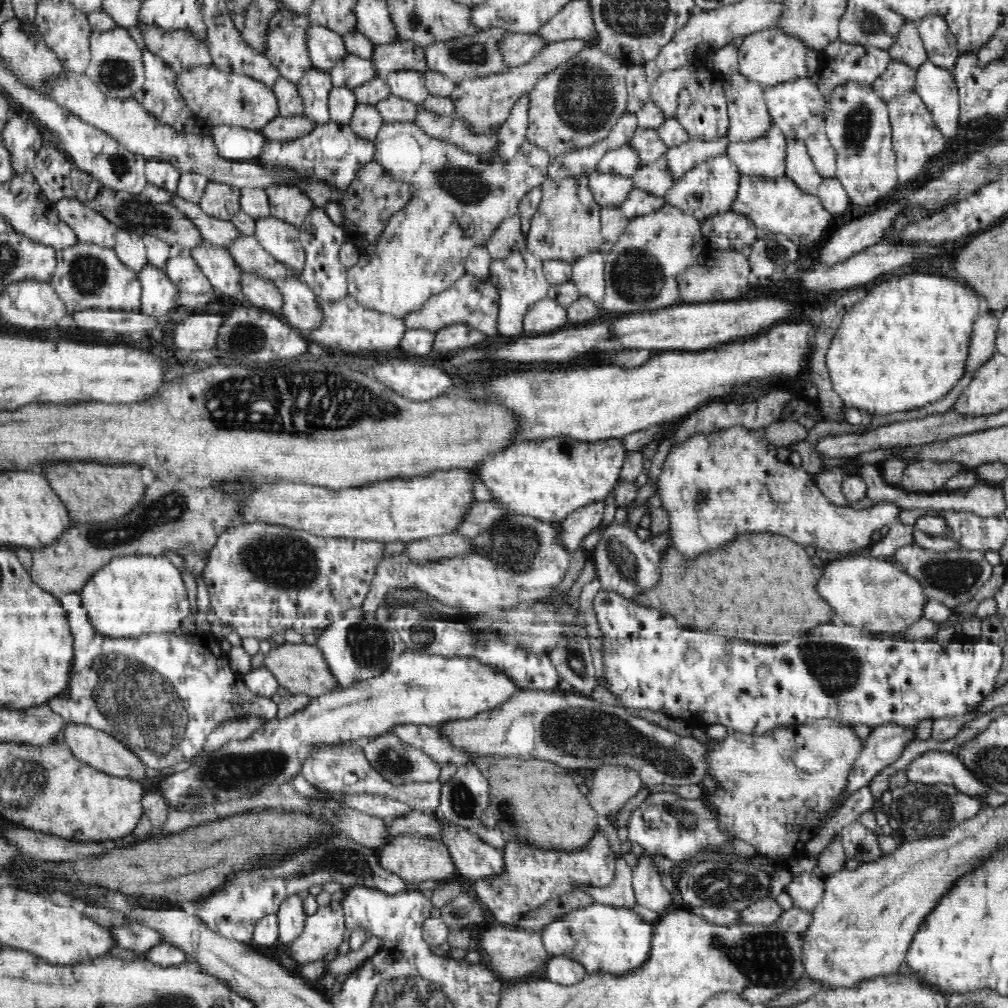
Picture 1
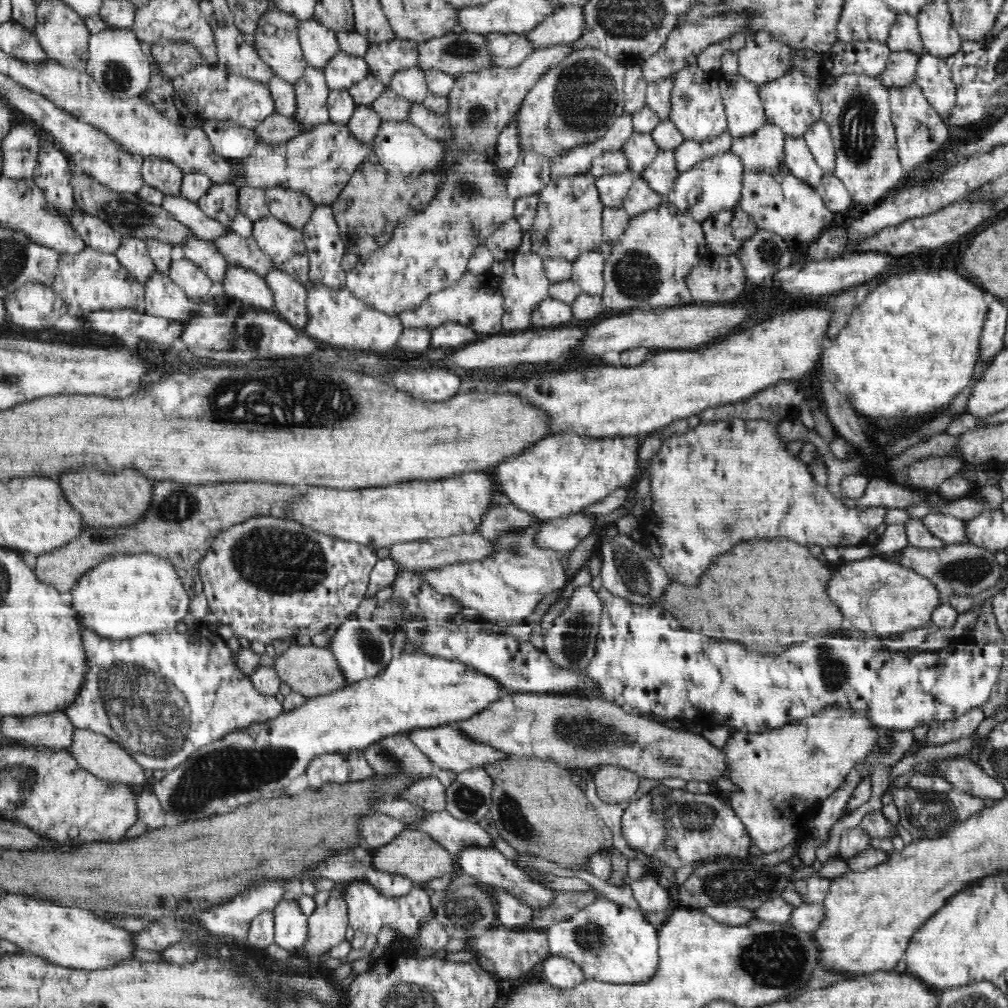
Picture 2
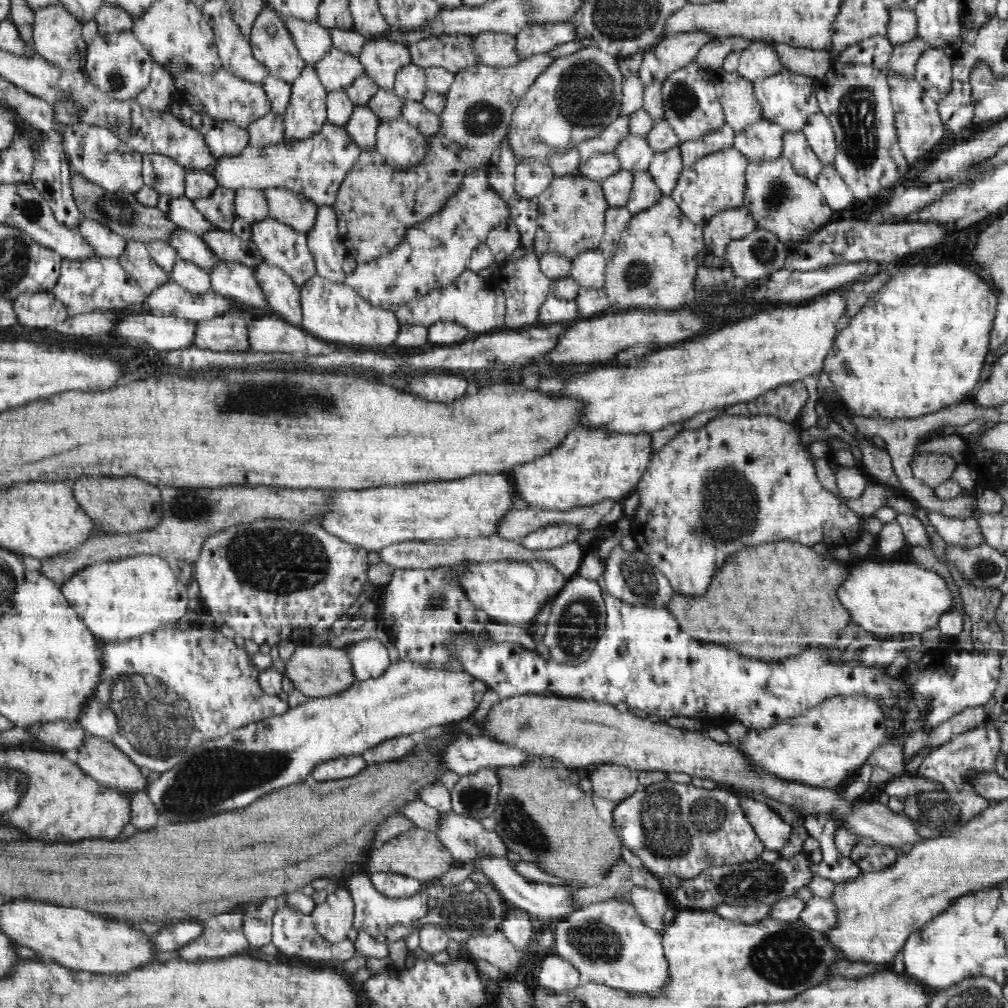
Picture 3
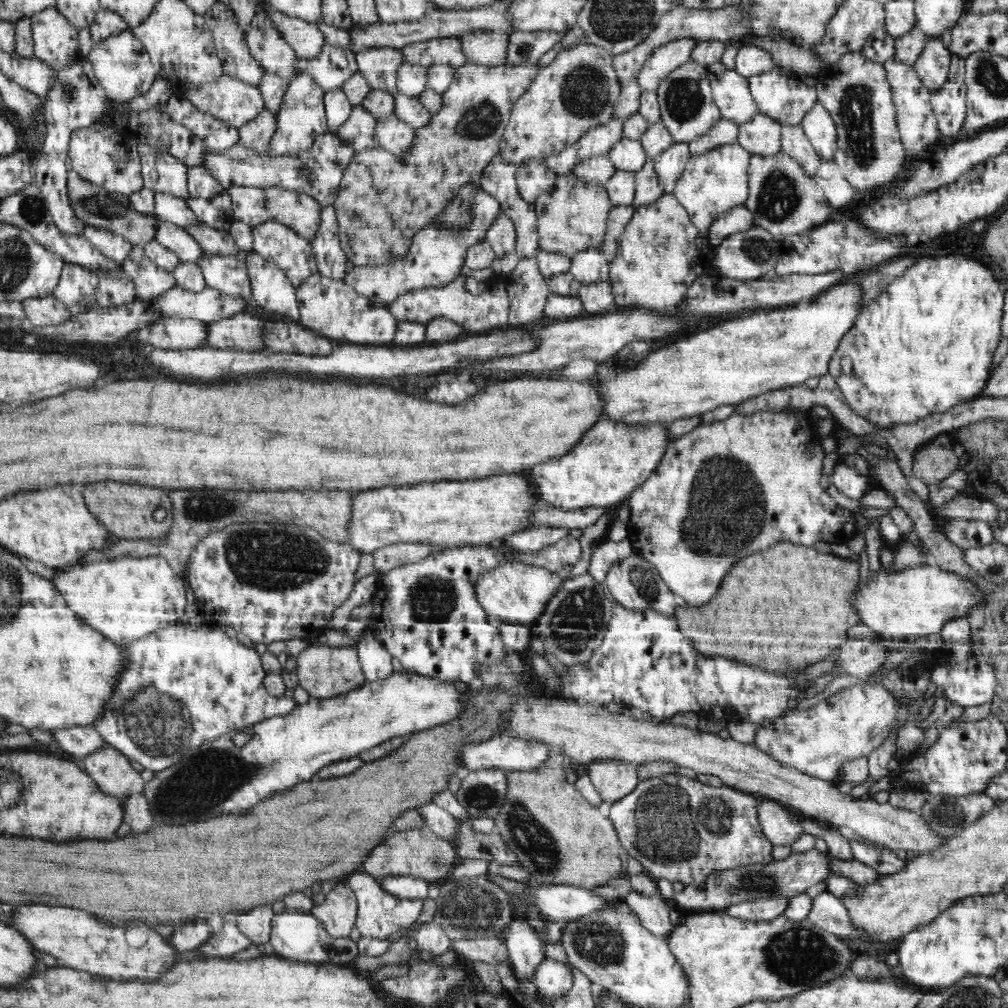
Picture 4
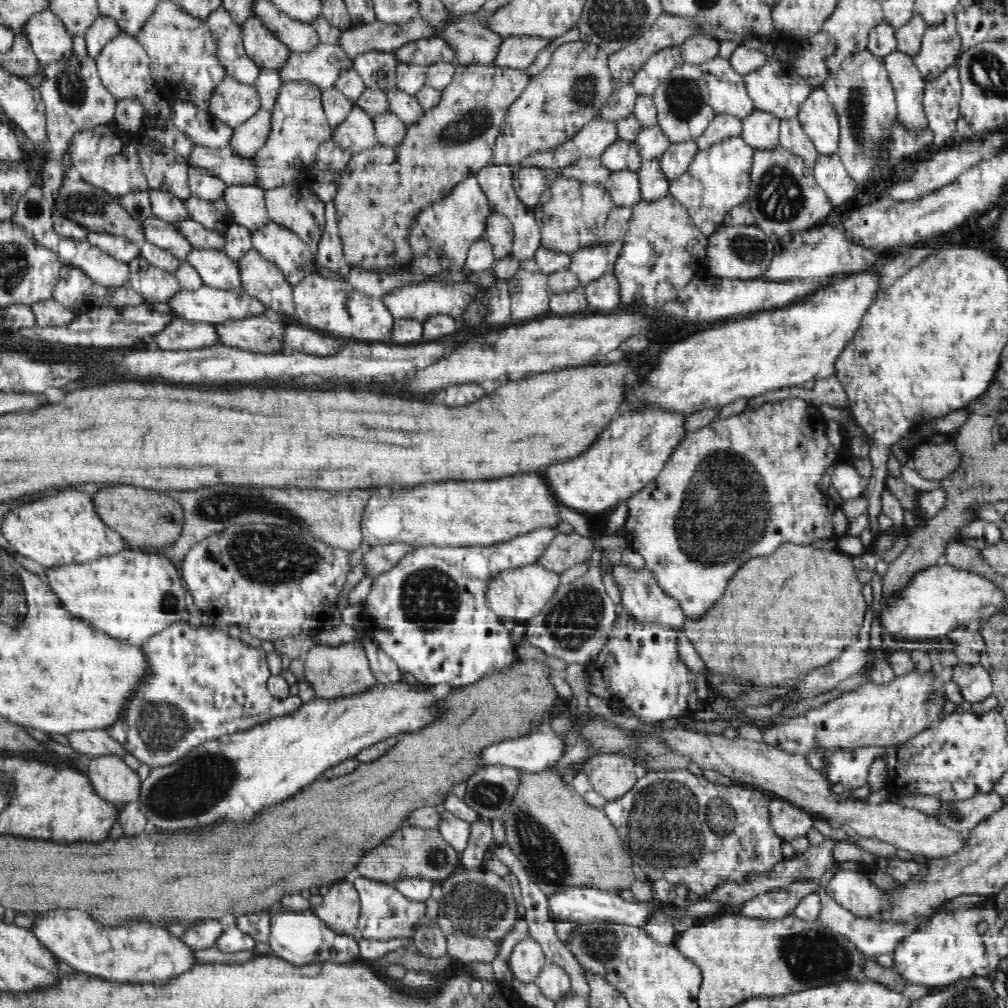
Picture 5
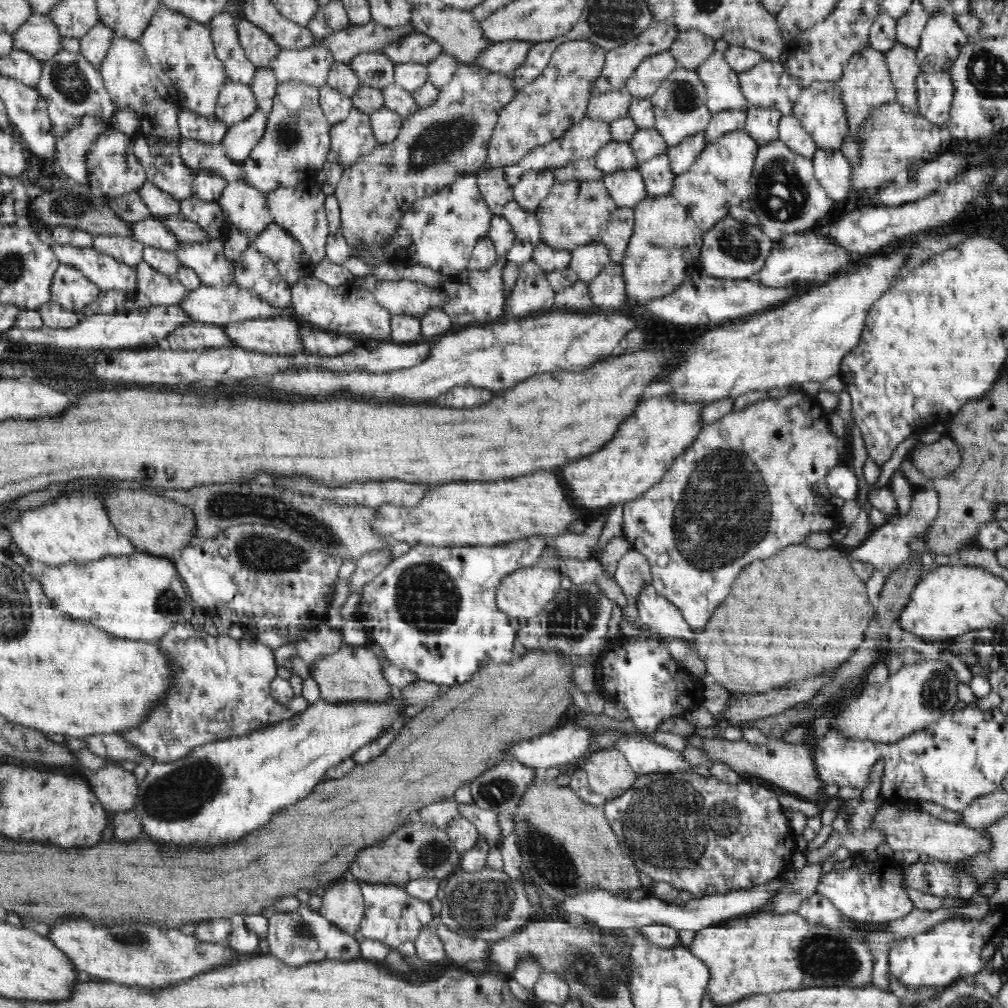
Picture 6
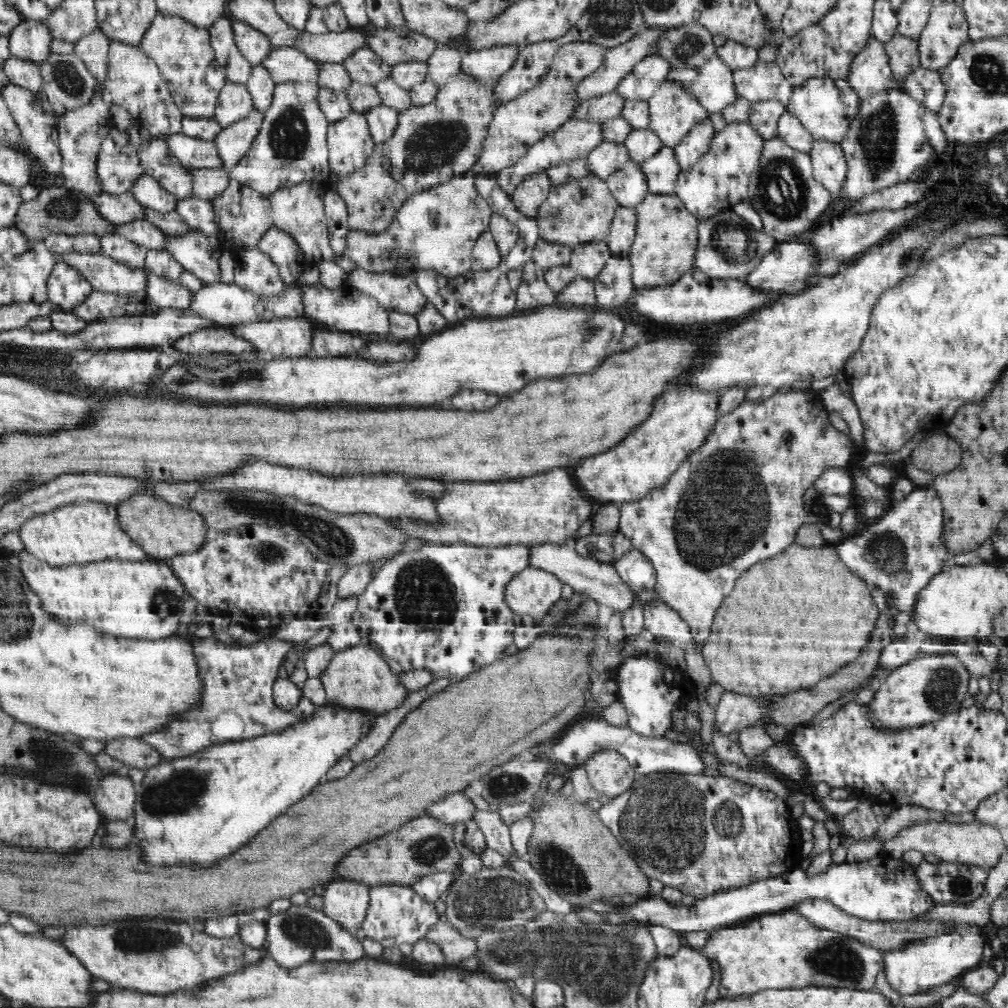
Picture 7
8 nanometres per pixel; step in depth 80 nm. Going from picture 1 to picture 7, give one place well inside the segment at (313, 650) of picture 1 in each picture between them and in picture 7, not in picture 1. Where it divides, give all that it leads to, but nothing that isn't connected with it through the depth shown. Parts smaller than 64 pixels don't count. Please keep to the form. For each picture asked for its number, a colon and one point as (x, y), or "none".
2: (311, 671)
3: (316, 671)
4: (322, 671)
5: (333, 672)
6: (352, 674)
7: (358, 678)

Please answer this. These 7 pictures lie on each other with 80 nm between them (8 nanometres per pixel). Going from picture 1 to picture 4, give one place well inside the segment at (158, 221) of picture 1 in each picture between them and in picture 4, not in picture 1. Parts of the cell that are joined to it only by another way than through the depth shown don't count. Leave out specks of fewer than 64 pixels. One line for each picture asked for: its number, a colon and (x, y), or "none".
2: (129, 215)
3: (119, 211)
4: (96, 207)

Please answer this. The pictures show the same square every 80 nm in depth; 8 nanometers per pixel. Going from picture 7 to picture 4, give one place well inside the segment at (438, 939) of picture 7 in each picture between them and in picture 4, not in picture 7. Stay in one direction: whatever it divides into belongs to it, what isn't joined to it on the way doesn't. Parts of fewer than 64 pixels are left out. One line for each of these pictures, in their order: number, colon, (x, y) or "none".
4: (493, 950)
5: (467, 949)
6: (460, 949)

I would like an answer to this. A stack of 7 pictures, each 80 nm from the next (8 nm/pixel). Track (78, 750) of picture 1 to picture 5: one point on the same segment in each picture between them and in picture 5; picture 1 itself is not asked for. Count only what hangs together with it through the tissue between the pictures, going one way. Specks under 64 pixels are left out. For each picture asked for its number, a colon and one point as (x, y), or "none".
2: (102, 757)
3: (110, 767)
4: (111, 770)
5: (115, 783)

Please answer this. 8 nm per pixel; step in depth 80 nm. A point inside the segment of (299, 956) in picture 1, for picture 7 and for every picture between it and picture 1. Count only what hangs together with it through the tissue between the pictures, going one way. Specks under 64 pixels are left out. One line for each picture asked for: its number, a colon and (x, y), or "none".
2: (327, 925)
3: (333, 919)
4: (338, 913)
5: (340, 909)
6: (343, 905)
7: (345, 901)

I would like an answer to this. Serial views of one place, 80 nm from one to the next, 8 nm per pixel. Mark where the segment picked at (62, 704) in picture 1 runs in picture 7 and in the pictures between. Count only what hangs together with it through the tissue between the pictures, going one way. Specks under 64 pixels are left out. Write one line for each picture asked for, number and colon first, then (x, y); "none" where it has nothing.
2: (161, 697)
3: (164, 693)
4: (185, 686)
5: (203, 685)
6: (221, 688)
7: (236, 703)

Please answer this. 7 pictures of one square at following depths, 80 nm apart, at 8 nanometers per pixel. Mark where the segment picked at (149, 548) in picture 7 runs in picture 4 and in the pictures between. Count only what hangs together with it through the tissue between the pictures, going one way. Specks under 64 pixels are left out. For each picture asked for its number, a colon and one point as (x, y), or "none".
4: (128, 510)
5: (152, 520)
6: (155, 524)

